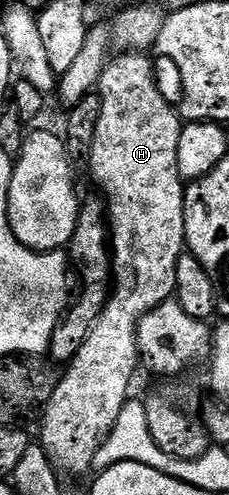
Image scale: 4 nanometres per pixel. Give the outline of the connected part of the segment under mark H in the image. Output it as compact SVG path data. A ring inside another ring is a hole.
M118 55L107 64L105 71L102 73L100 82L100 100L99 121L96 123L95 142L92 145L91 163L88 166L88 172L94 176L96 184L102 188L101 196L108 202L108 232L112 246L112 288L110 297L106 300L106 306L100 311L84 347L76 351L76 355L65 366L61 374L56 391L52 391L52 399L48 399L46 408L40 414L40 426L42 425L42 438L40 444L42 449L48 455L48 459L54 464L54 468L59 474L70 477L78 477L81 473L86 473L93 467L94 461L99 460L102 449L107 441L115 436L118 420L122 414L122 408L127 405L130 393L130 384L134 381L134 372L140 369L140 358L138 355L138 324L148 311L152 311L160 303L171 300L175 296L174 288L176 287L176 267L180 259L187 252L186 247L186 185L178 175L178 164L176 163L176 150L180 147L180 135L182 134L183 120L175 106L166 102L164 94L158 90L158 77L154 74L154 65L149 61L146 55Z

